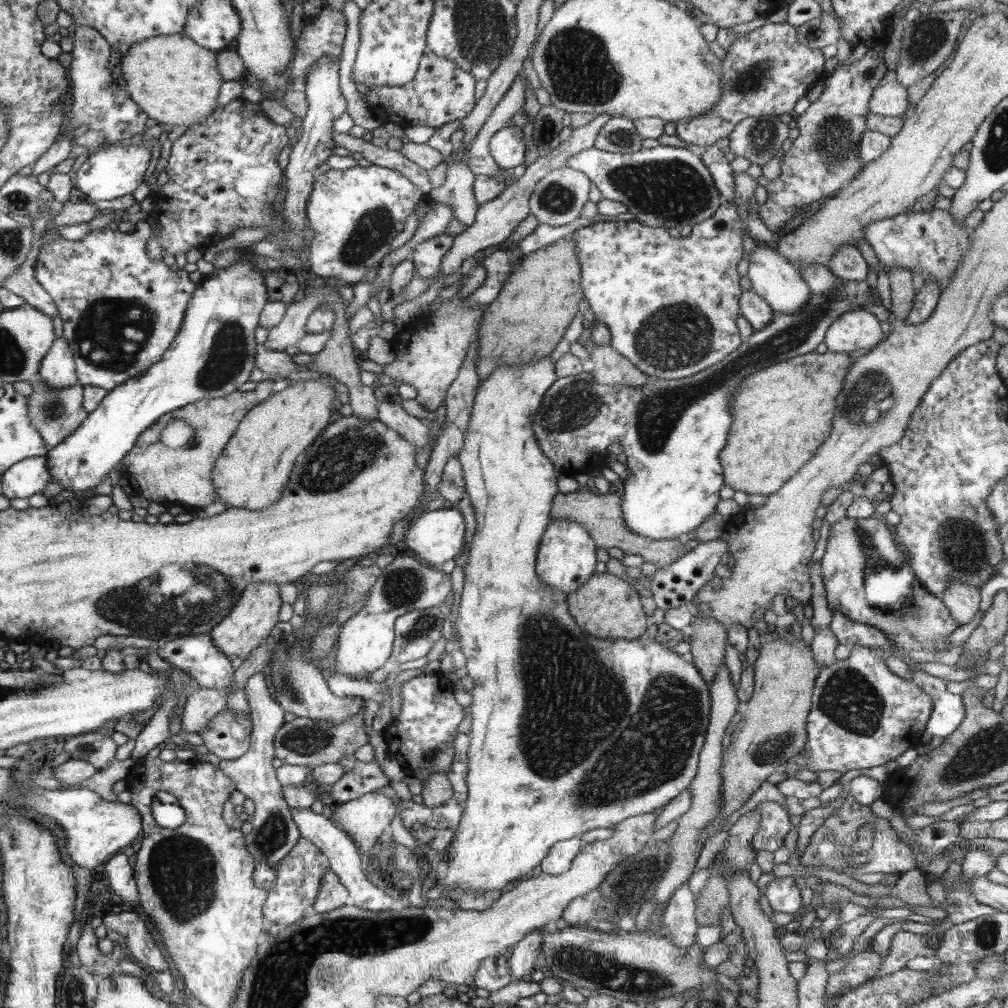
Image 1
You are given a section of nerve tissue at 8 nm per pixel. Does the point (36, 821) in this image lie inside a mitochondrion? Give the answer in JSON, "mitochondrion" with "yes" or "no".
{"mitochondrion":"no"}

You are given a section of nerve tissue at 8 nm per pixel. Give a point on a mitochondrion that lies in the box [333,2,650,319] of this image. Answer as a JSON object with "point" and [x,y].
{"point":[581,72]}

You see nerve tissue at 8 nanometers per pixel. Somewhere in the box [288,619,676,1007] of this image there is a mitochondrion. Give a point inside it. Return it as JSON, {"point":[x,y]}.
{"point":[587,964]}

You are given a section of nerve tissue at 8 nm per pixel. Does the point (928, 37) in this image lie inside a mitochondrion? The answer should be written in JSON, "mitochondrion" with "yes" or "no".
{"mitochondrion":"yes"}

